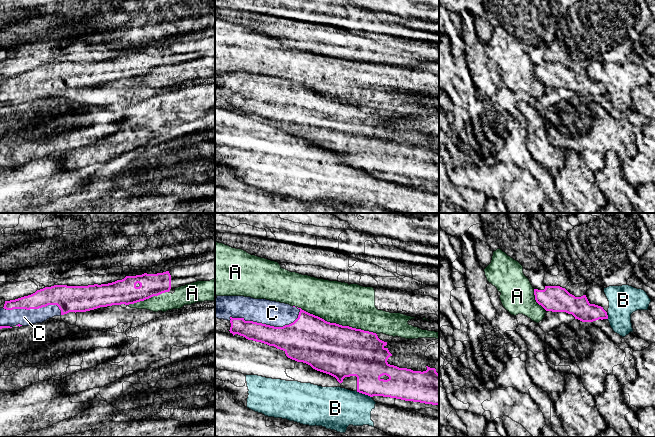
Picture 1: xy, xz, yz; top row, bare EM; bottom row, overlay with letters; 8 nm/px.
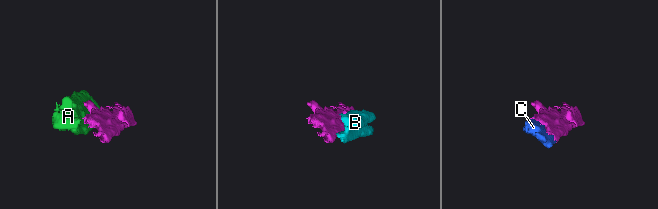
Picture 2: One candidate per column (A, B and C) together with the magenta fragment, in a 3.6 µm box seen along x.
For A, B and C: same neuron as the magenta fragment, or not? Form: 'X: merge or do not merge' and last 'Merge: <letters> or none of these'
A: do not merge
B: do not merge
C: merge
Merge: C

